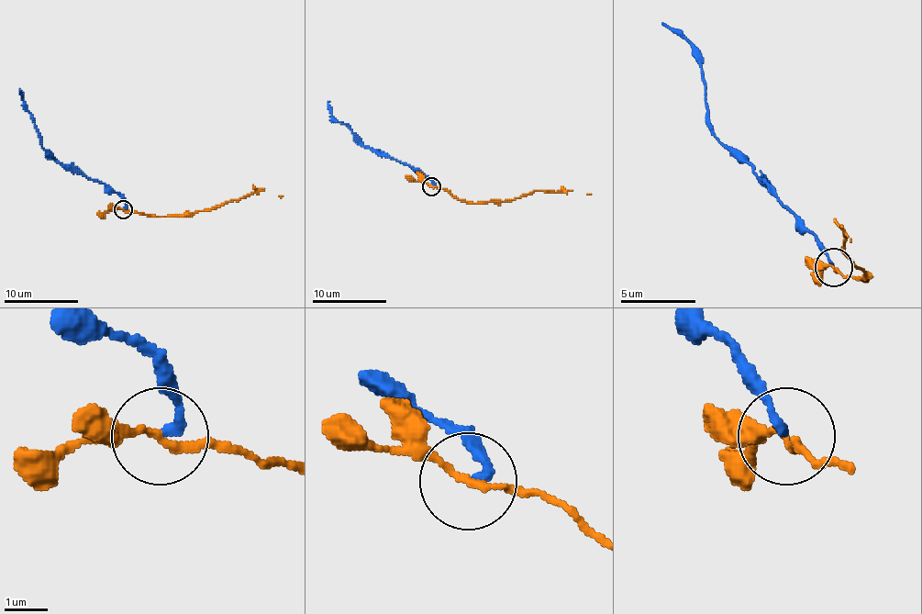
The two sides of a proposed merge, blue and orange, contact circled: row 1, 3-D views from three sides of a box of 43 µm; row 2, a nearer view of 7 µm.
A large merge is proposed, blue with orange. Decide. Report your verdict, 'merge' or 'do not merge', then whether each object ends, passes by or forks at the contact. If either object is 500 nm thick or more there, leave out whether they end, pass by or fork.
do not merge; blue ends; orange passes by

